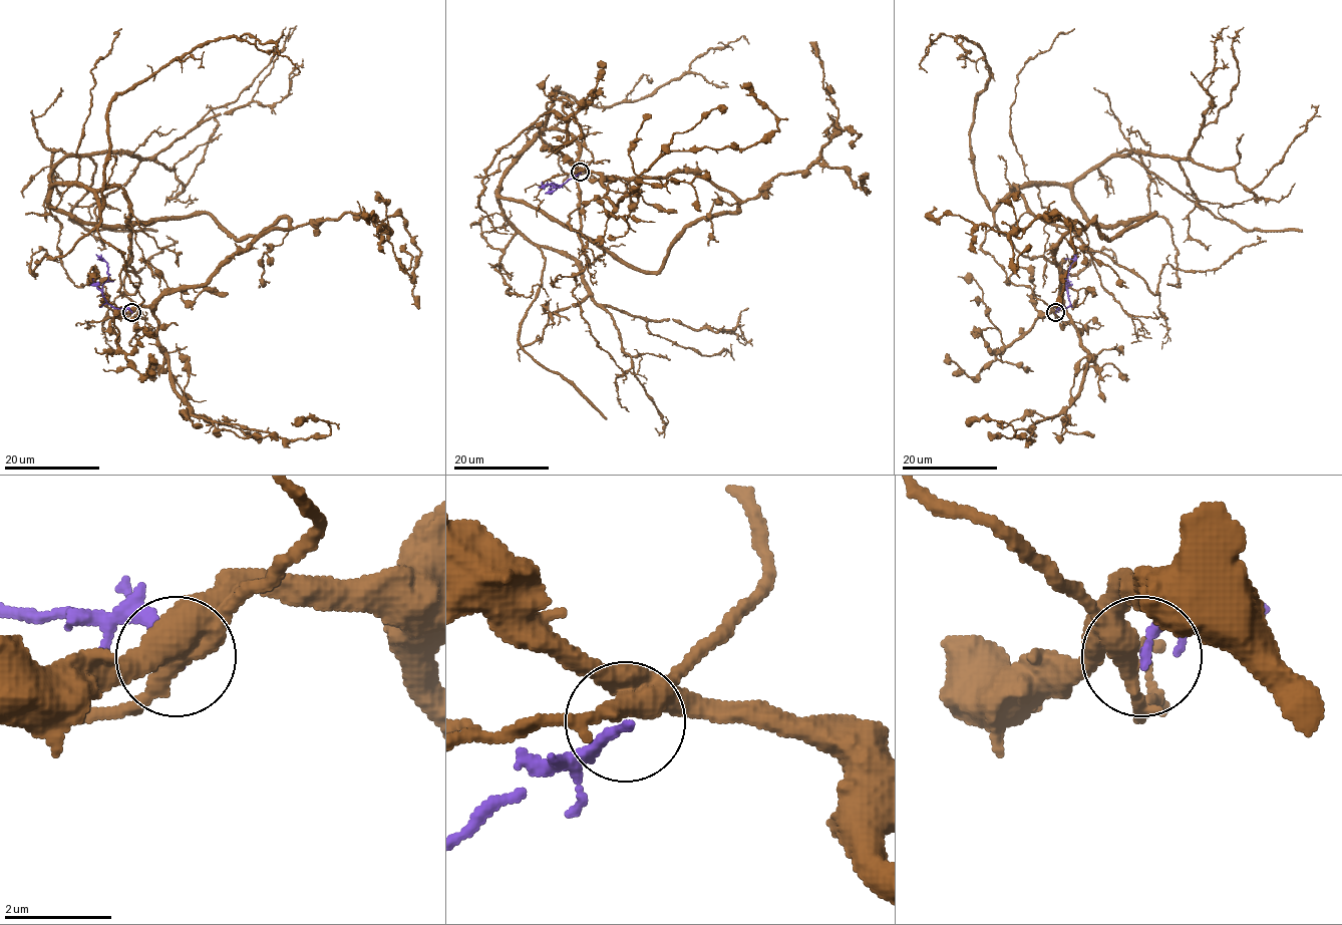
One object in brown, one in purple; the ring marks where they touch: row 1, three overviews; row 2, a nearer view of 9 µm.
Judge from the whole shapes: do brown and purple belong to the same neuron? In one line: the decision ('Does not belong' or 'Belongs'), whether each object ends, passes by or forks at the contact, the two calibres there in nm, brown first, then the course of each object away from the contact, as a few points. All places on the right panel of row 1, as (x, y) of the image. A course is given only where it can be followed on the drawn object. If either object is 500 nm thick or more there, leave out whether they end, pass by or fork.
Does not belong. At the ring brown forks. At the ring purple ends. Thickness 380 nm (brown) against 180 nm. Course of brown: (1055, 312), (982, 249), (994, 211), (1021, 188), (1073, 185), (1110, 157), (1187, 157), (1228, 25). Course of purple: (1055, 312), (1067, 308), (1070, 303), (1065, 286), (1068, 269), (1073, 261), (1064, 259)

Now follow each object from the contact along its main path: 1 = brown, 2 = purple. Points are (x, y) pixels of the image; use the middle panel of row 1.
1: (580, 172), (593, 155), (570, 102), (555, 98), (499, 206), (532, 242), (572, 258), (597, 303), (745, 344)
2: (580, 172), (557, 188), (551, 183), (557, 185), (554, 190), (546, 182)

